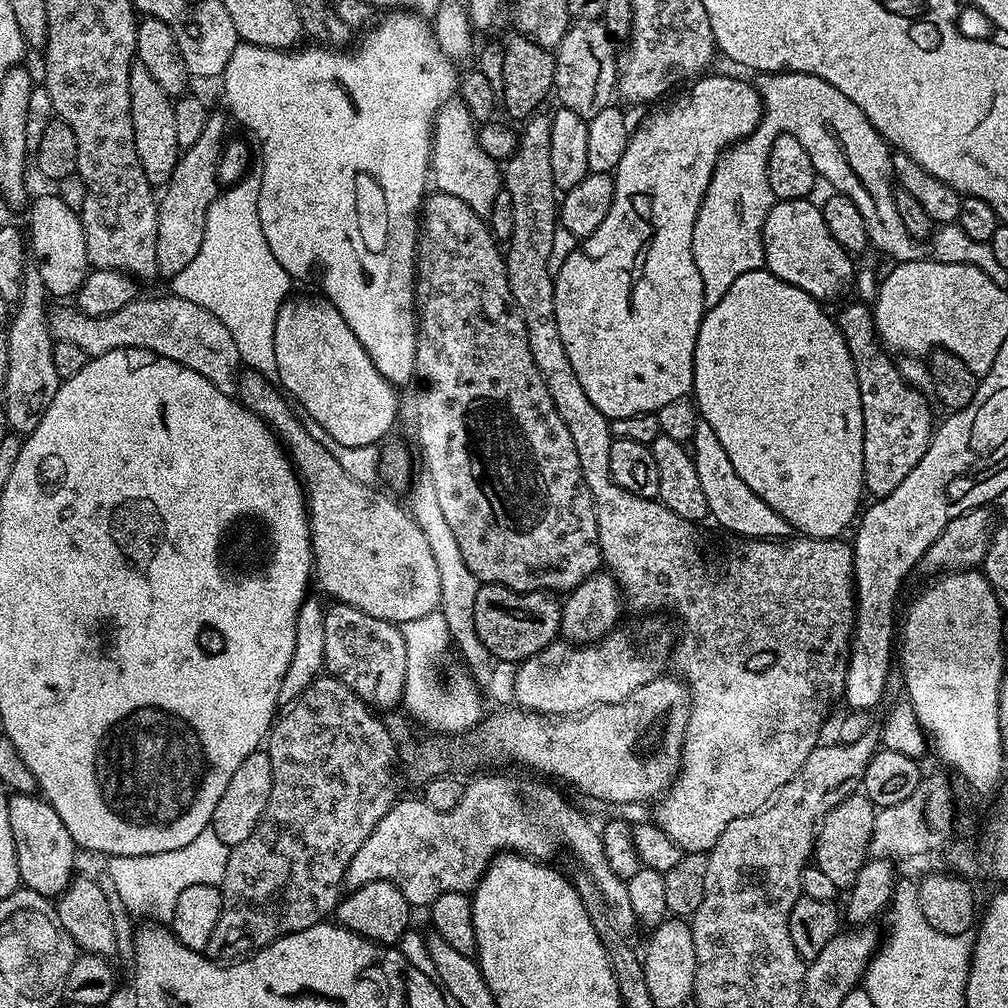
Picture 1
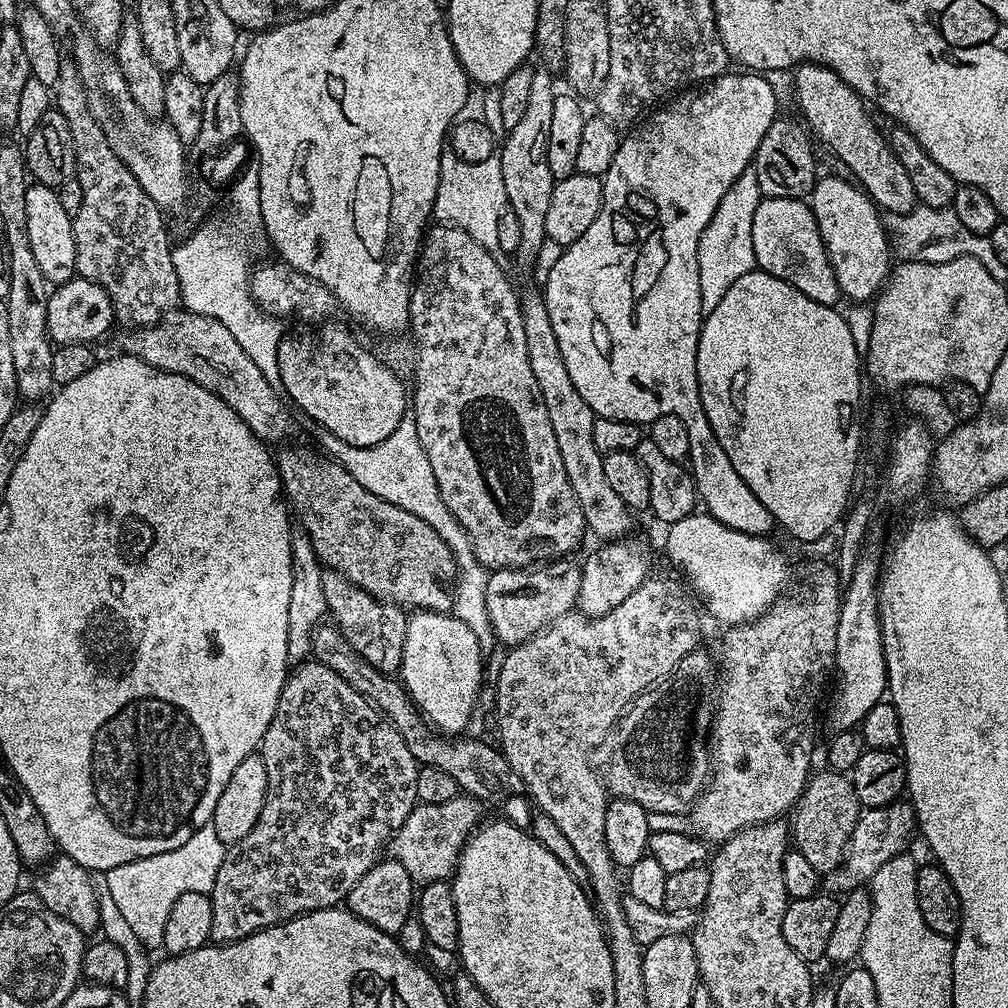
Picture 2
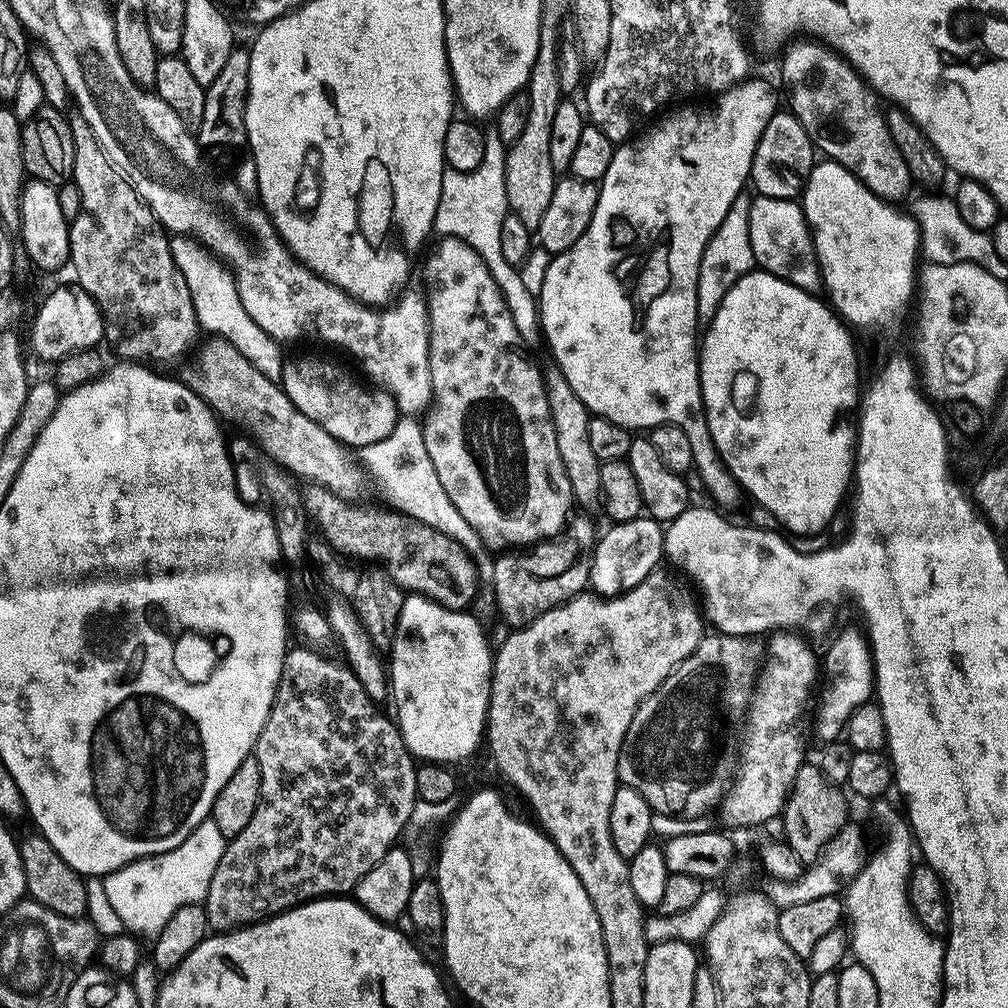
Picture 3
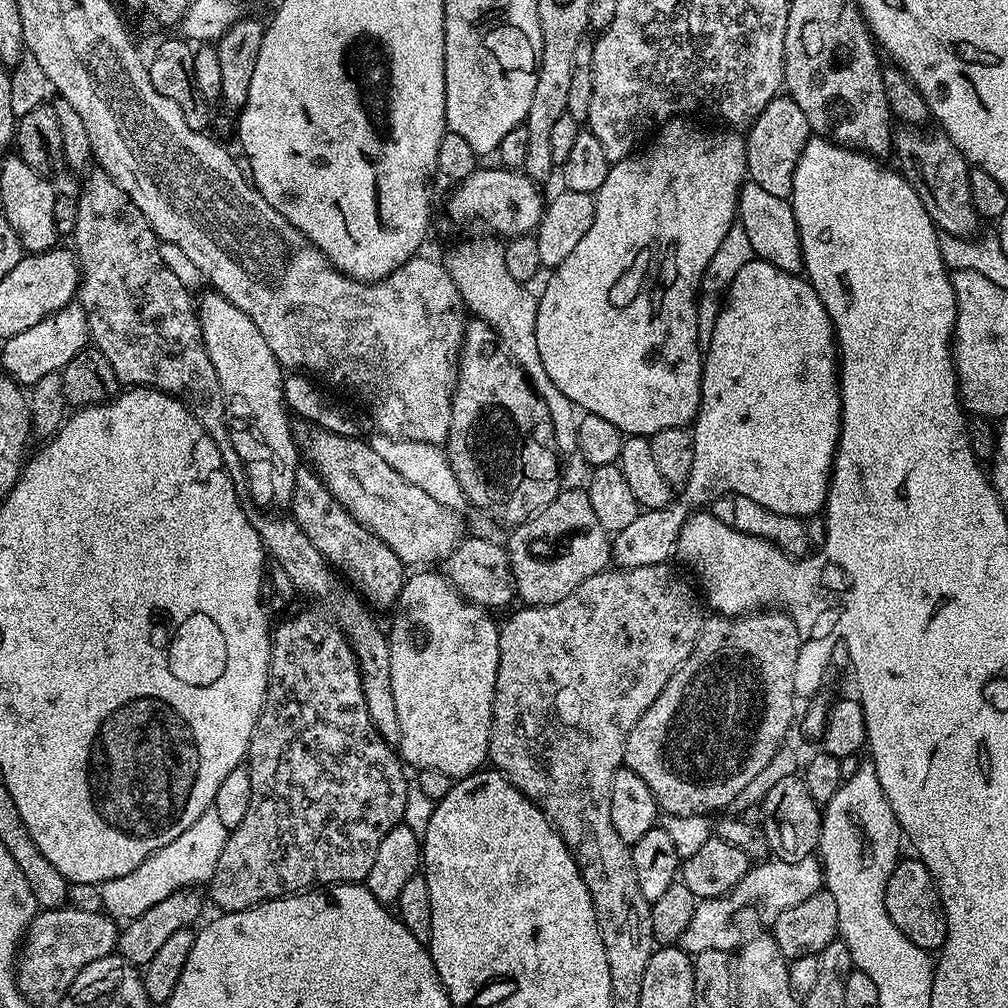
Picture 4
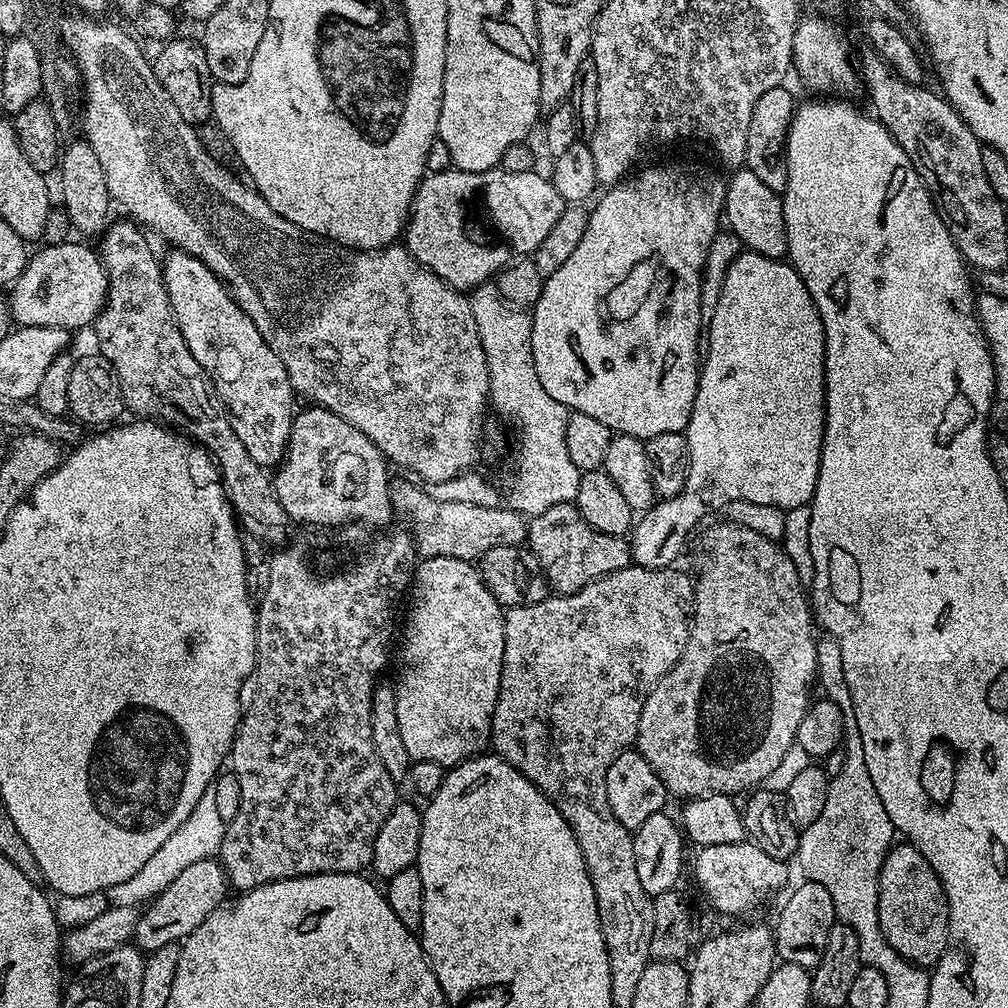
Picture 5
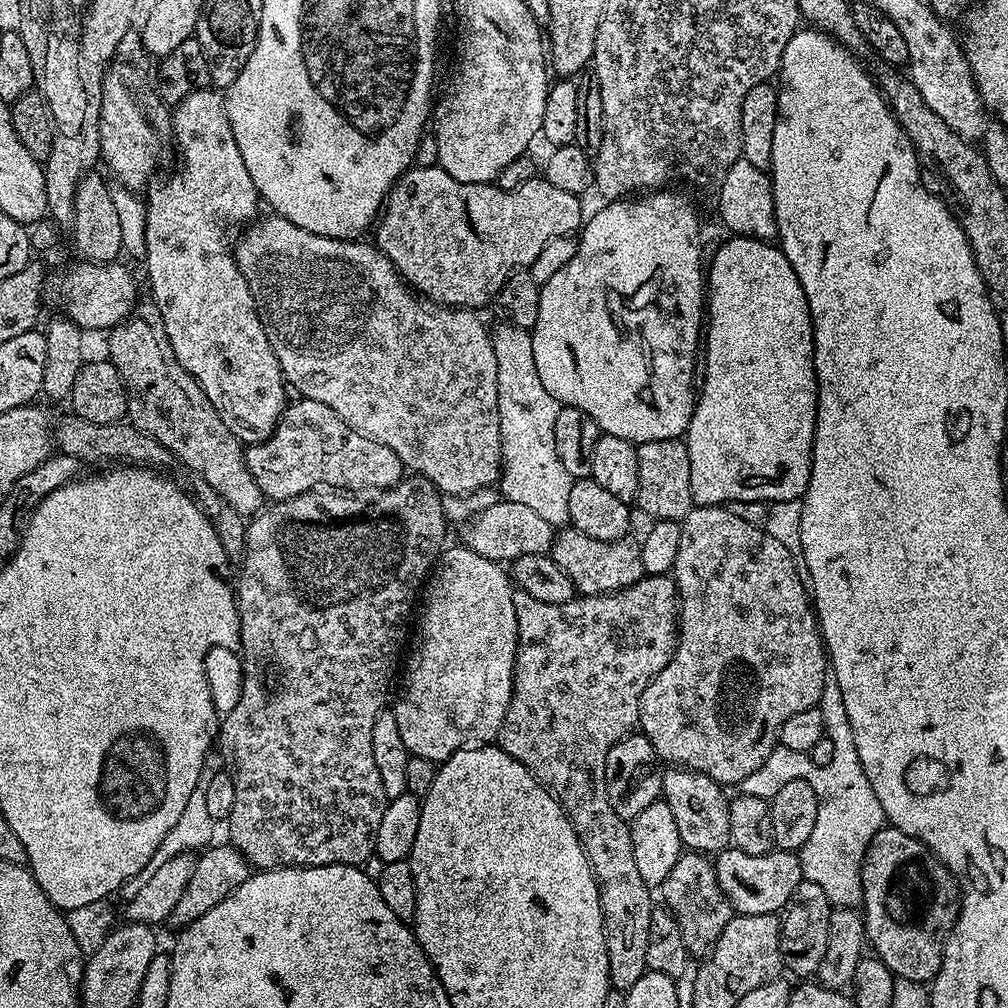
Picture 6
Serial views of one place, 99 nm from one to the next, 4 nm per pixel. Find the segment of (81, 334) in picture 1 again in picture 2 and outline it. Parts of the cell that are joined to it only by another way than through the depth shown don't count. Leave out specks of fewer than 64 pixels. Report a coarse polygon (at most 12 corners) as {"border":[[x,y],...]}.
{"border":[[180,310],[120,344],[287,438],[281,393],[222,322]]}

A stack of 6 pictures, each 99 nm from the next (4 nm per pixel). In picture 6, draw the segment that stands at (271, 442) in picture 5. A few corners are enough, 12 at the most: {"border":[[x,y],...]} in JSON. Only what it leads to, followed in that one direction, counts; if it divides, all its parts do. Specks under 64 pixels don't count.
{"border":[[224,96],[175,105],[144,264],[174,358],[241,445],[286,381],[236,265],[258,193]]}

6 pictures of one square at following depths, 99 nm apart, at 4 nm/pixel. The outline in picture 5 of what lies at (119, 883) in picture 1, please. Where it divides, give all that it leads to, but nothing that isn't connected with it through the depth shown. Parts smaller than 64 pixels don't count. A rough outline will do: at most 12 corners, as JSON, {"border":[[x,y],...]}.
{"border":[[204,792],[190,818],[111,899],[140,906],[219,853],[226,821]]}

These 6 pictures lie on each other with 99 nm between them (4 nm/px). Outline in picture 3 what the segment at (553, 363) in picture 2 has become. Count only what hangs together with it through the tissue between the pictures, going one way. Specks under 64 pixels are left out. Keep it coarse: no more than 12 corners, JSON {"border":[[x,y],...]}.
{"border":[[558,370],[546,376],[558,454],[575,503],[601,499],[590,413]]}

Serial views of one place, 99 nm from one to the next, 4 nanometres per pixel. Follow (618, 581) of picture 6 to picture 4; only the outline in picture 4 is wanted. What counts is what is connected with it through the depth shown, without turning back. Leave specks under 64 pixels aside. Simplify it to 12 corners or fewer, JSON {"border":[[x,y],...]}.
{"border":[[583,487],[506,539],[514,592],[562,602],[613,563]]}

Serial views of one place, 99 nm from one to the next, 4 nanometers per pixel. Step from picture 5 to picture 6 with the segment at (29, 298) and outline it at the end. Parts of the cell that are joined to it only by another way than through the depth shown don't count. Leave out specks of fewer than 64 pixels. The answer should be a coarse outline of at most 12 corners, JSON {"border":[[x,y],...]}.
{"border":[[79,262],[60,280],[63,312],[89,333],[132,315],[121,262]]}

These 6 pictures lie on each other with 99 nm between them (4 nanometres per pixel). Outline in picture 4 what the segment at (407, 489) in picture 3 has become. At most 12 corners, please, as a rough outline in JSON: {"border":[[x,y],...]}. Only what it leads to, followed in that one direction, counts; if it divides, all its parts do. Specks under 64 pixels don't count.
{"border":[[371,437],[374,454],[446,506],[471,535],[497,535],[497,521],[470,507],[437,445]]}

